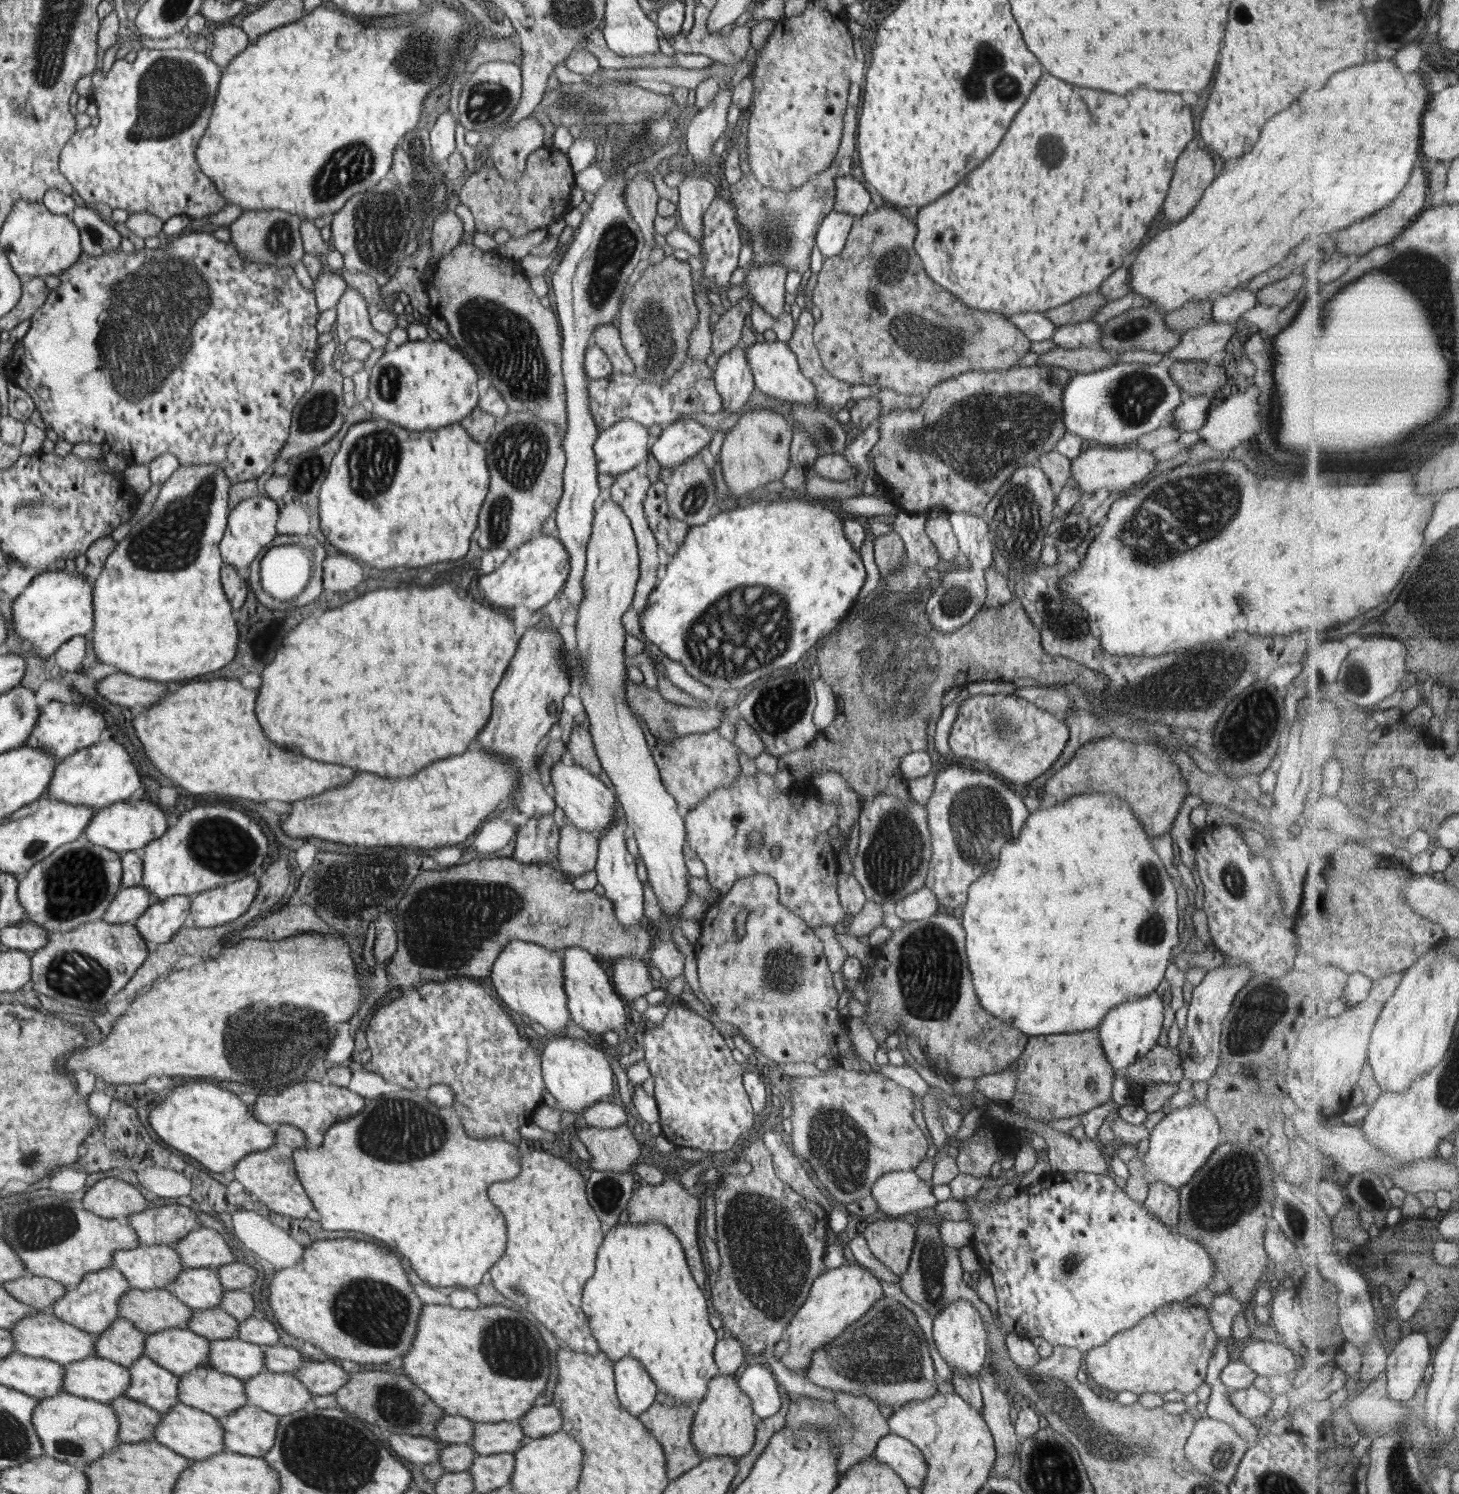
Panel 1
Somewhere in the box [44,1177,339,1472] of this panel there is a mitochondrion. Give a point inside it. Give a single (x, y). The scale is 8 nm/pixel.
(67, 1446)

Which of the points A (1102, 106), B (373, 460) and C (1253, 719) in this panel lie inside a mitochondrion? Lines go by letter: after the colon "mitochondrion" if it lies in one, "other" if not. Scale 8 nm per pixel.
A: other
B: mitochondrion
C: mitochondrion

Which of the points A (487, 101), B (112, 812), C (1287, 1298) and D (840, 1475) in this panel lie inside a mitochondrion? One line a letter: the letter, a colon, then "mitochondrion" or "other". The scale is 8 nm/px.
A: mitochondrion
B: other
C: other
D: other

